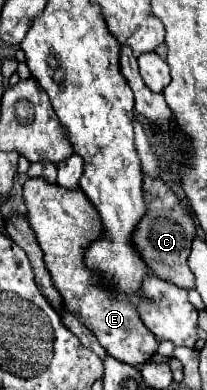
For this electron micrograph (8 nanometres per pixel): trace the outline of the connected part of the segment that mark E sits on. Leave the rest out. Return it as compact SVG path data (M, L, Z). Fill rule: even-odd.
M31 177L23 185L23 199L29 211L29 225L35 231L39 247L45 255L45 267L49 269L53 285L61 293L67 311L97 337L111 357L127 365L149 361L159 345L155 335L151 335L151 331L143 325L137 309L123 299L123 295L115 295L115 291L103 287L99 277L95 277L95 273L91 273L83 263L83 251L87 243L101 233L99 213L87 195L83 195L81 189L65 189L57 183Z

